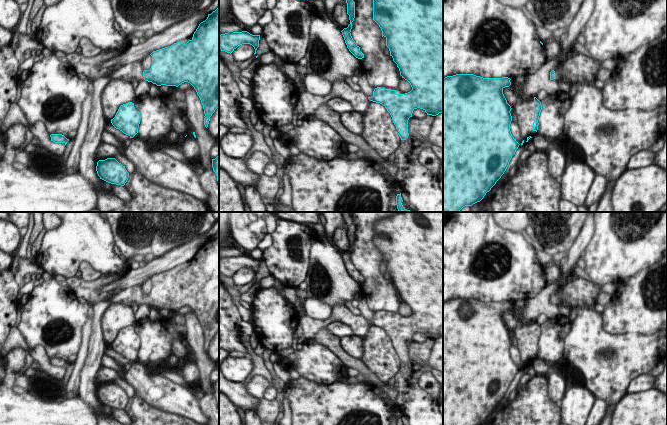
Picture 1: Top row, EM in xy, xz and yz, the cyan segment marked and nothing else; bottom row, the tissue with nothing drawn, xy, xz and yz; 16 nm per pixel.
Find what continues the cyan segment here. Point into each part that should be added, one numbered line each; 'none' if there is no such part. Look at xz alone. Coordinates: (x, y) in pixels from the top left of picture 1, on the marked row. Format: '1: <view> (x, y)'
1: xz (359, 101)

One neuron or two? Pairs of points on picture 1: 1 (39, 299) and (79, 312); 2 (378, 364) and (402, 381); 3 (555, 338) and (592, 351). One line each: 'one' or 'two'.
1: one
2: two
3: two

